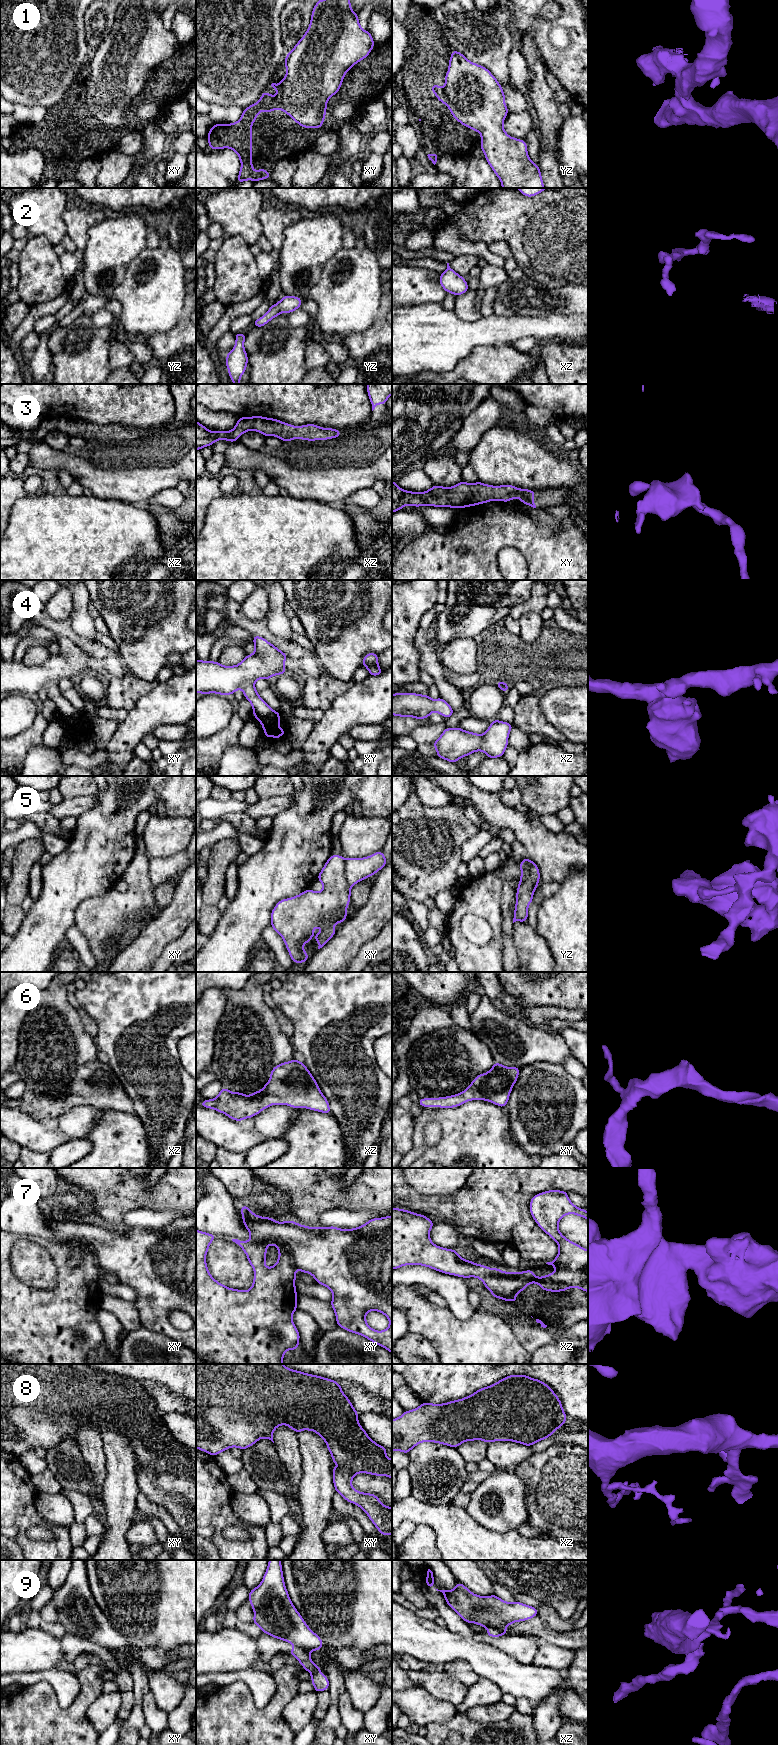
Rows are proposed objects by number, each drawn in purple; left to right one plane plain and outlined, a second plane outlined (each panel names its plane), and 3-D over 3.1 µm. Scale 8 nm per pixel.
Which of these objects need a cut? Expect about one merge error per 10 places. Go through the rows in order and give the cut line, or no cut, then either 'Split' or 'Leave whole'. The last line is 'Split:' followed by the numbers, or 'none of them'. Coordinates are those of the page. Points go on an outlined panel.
1: No split. Leave whole
2: No split. Leave whole
3: No split. Leave whole
4: No split. Leave whole
5: Split along xy (345, 859), (345, 879), (350, 886). Split
6: No split. Leave whole
7: No split. Leave whole
8: No split. Leave whole
9: Split along xz (489, 1628), (495, 1628), (503, 1634). Split
Split: 5, 9

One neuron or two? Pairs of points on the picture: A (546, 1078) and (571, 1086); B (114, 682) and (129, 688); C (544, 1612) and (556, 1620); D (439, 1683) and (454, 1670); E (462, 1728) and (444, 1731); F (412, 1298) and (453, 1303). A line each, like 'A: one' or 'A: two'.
A: one
B: two
C: one
D: two
E: one
F: two

